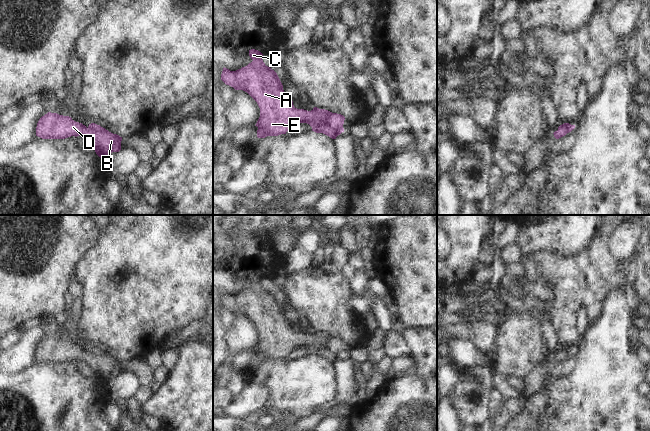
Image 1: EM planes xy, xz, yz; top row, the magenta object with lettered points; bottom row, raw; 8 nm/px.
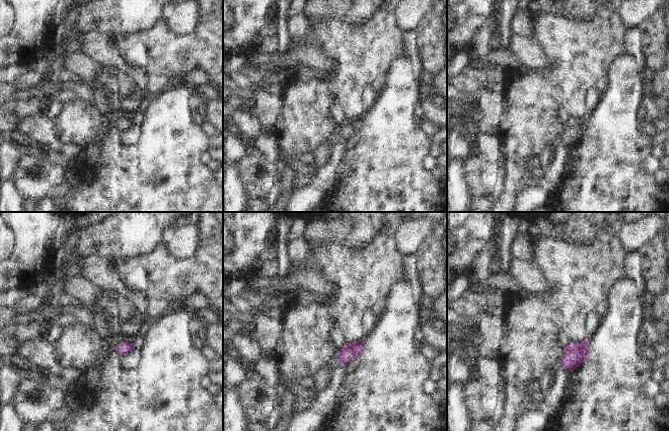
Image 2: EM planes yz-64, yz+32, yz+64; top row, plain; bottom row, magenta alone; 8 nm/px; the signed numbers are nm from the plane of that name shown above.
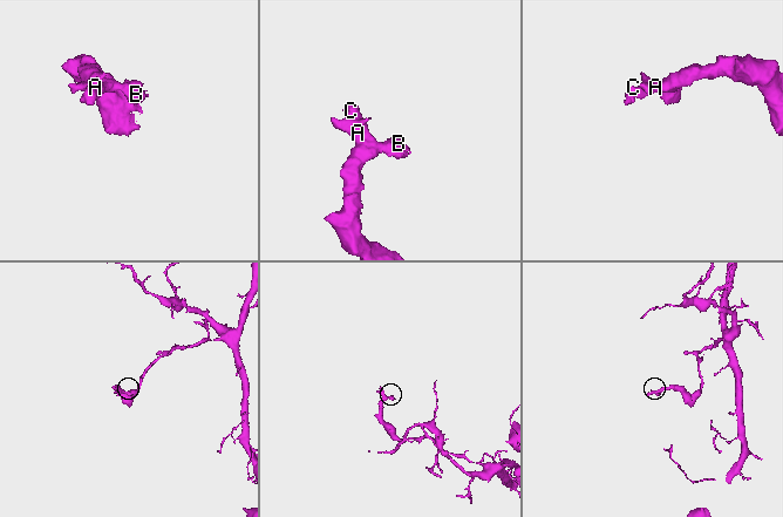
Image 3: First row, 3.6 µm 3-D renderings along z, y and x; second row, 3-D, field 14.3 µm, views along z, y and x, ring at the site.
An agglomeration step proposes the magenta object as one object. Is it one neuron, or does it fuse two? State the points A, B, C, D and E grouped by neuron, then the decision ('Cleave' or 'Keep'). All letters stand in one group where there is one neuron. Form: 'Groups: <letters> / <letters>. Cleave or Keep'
Groups: A B C D E. Keep

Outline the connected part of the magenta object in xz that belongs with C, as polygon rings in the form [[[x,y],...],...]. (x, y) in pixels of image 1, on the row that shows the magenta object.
[[[251,49],[249,50],[249,56],[253,61],[241,69],[230,71],[224,67],[221,80],[235,90],[247,92],[257,102],[260,108],[260,117],[255,125],[258,127],[258,138],[286,134],[289,129],[298,123],[307,123],[312,127],[312,131],[323,133],[332,139],[336,139],[338,135],[344,132],[345,117],[343,115],[317,107],[314,107],[311,111],[295,108],[292,99],[285,94],[277,73],[263,62],[263,54],[258,50]]]

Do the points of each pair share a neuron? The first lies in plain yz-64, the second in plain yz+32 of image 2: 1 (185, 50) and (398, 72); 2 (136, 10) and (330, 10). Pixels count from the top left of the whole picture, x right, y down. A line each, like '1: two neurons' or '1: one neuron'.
1: two neurons
2: one neuron

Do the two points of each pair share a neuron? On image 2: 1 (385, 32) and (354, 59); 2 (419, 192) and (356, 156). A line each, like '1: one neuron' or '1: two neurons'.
1: one neuron
2: one neuron

